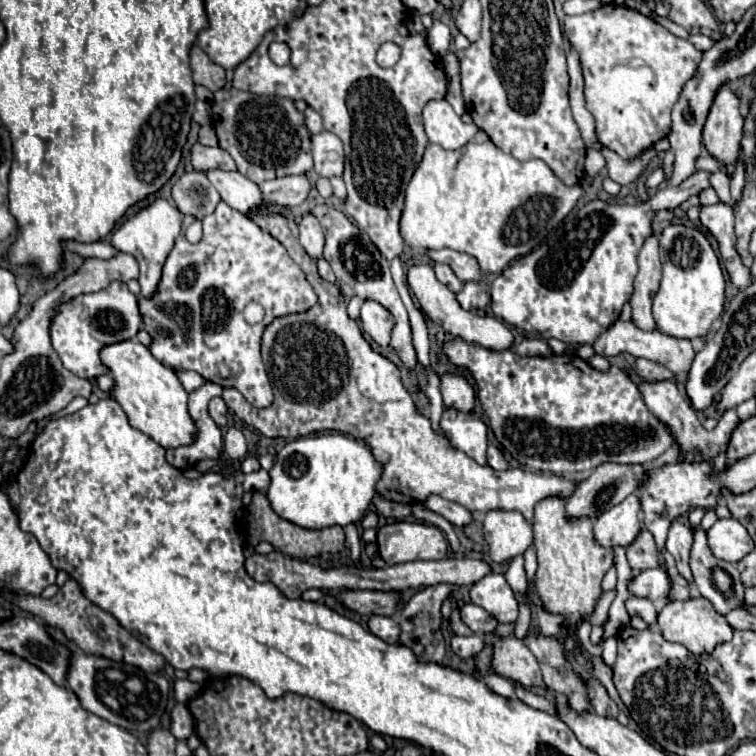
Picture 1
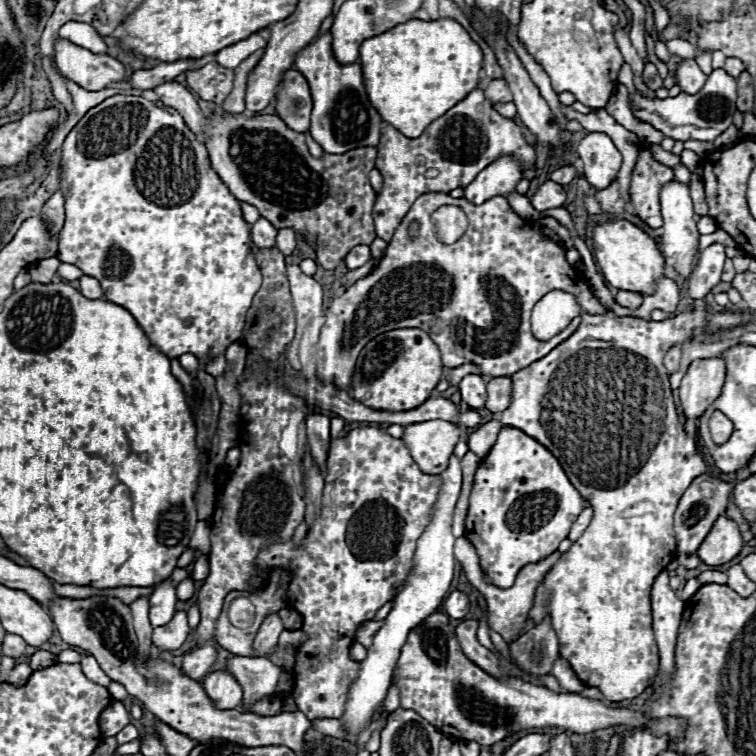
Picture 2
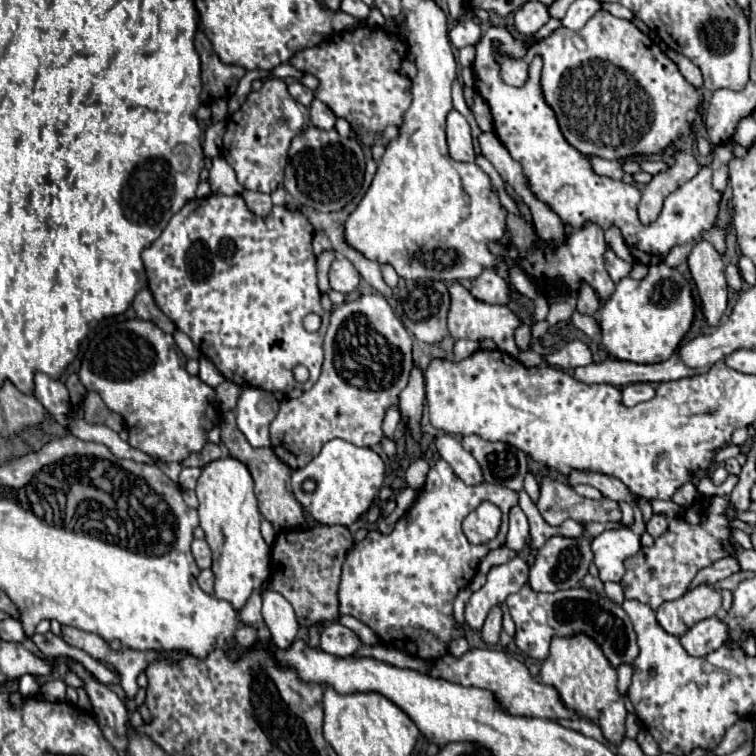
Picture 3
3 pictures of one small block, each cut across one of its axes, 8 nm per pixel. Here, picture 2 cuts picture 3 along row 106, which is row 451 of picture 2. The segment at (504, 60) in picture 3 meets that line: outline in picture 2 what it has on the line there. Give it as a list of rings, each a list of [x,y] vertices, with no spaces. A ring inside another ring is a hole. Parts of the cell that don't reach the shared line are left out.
[[[690,310],[684,314],[678,314],[676,318],[668,318],[662,322],[646,322],[642,318],[632,318],[632,316],[616,316],[614,312],[608,312],[604,316],[582,316],[582,324],[578,326],[578,330],[564,340],[562,344],[558,344],[558,348],[554,348],[552,352],[548,352],[542,360],[536,360],[534,364],[518,370],[512,376],[512,400],[510,400],[510,408],[506,408],[504,412],[500,412],[500,422],[504,426],[512,426],[518,428],[522,432],[526,432],[528,436],[536,438],[540,444],[544,444],[562,464],[562,468],[566,470],[570,482],[576,486],[576,490],[592,504],[594,508],[594,518],[592,524],[588,526],[588,530],[582,534],[580,540],[576,540],[572,544],[572,548],[568,552],[562,554],[562,558],[554,564],[554,568],[546,574],[544,582],[540,584],[540,588],[536,590],[536,598],[534,598],[534,608],[530,610],[530,620],[528,626],[536,626],[542,622],[542,618],[546,616],[546,612],[550,612],[552,616],[552,626],[558,634],[560,640],[560,656],[566,658],[574,672],[578,674],[578,678],[592,688],[598,688],[604,698],[608,702],[622,702],[622,700],[632,700],[636,696],[640,696],[650,680],[656,676],[658,672],[658,648],[656,648],[656,640],[654,640],[654,630],[652,630],[652,606],[650,606],[650,588],[656,580],[656,576],[672,562],[674,552],[676,552],[676,540],[674,540],[674,532],[672,532],[672,516],[674,510],[678,506],[678,500],[682,496],[682,492],[686,492],[686,488],[694,482],[694,478],[706,474],[706,464],[702,460],[702,456],[696,450],[696,444],[686,436],[676,408],[674,408],[674,400],[672,400],[672,390],[670,390],[670,382],[668,382],[668,372],[662,364],[662,358],[666,354],[666,350],[674,344],[682,344],[686,338],[698,334],[698,332],[718,332],[718,330],[730,330],[736,326],[746,326],[752,318],[748,314],[732,314],[732,312],[716,312],[716,314],[706,314],[702,318],[702,312],[698,310]],[[640,502],[648,502],[650,504],[650,512],[642,514],[642,516],[628,516],[630,510],[640,504]]]

